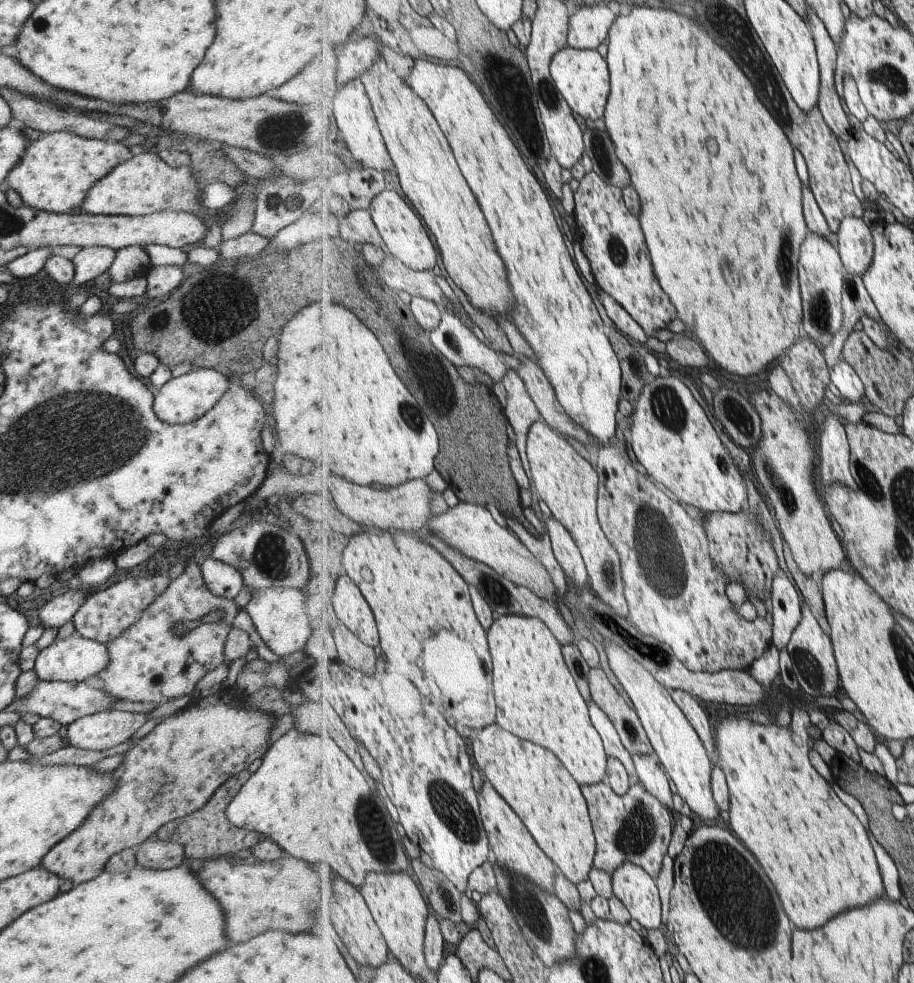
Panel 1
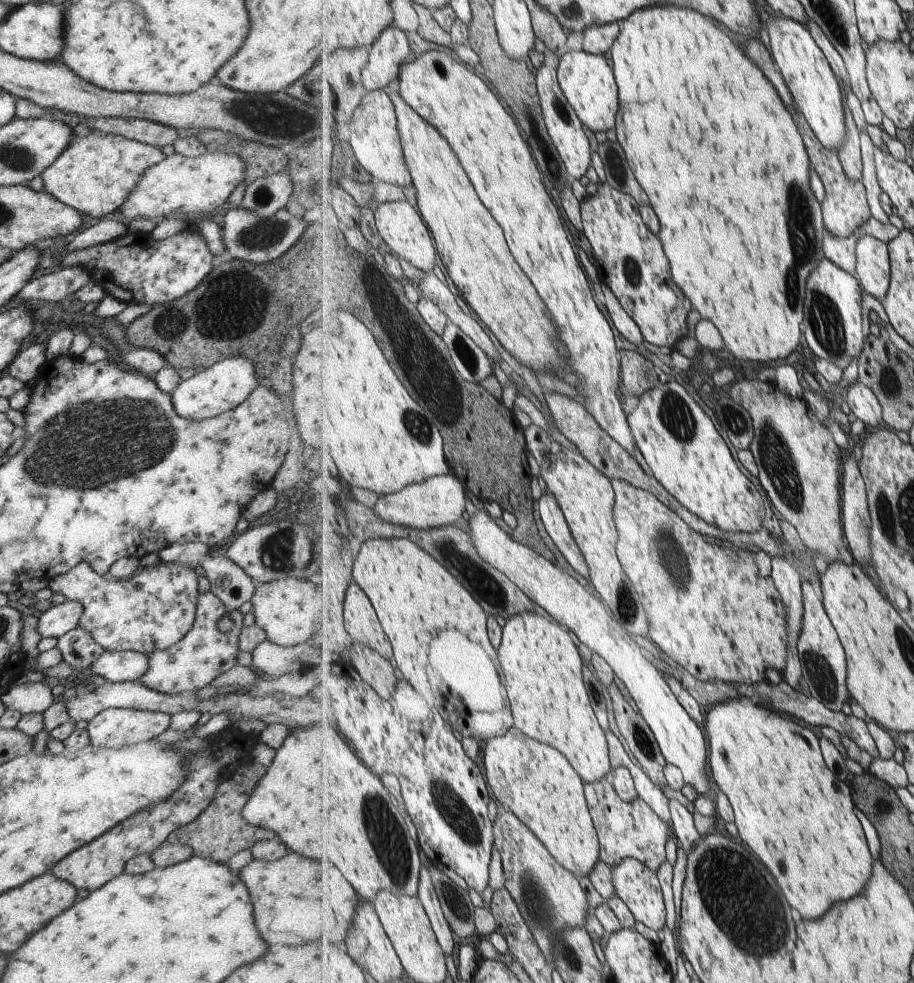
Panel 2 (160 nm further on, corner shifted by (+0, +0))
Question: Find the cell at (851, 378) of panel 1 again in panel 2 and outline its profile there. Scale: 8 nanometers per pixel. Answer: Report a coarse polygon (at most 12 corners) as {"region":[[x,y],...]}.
{"region":[[859,381],[846,402],[865,428],[884,428],[884,410],[871,388]]}

